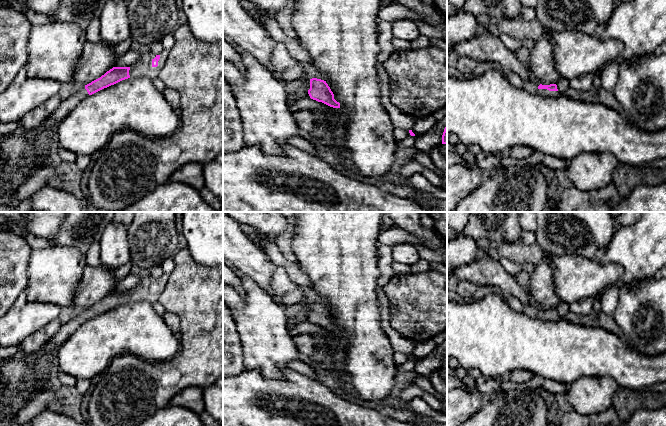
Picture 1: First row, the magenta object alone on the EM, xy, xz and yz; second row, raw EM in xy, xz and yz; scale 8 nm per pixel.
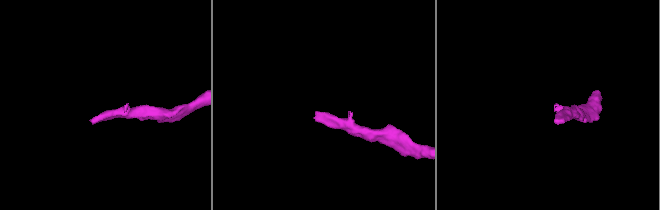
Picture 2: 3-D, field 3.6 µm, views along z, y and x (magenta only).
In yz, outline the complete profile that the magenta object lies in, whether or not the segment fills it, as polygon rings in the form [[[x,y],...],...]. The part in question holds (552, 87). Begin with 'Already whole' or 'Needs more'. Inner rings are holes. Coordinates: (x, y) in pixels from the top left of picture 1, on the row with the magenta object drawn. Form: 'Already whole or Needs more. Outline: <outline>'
Needs more. Outline: [[[540,84],[538,86],[536,93],[543,97],[549,97],[549,98],[556,98],[560,95],[556,84],[550,84],[550,85]]]

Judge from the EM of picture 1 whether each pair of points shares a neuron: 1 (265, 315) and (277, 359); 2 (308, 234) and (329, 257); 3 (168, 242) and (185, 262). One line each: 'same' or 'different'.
1: same
2: same
3: different

